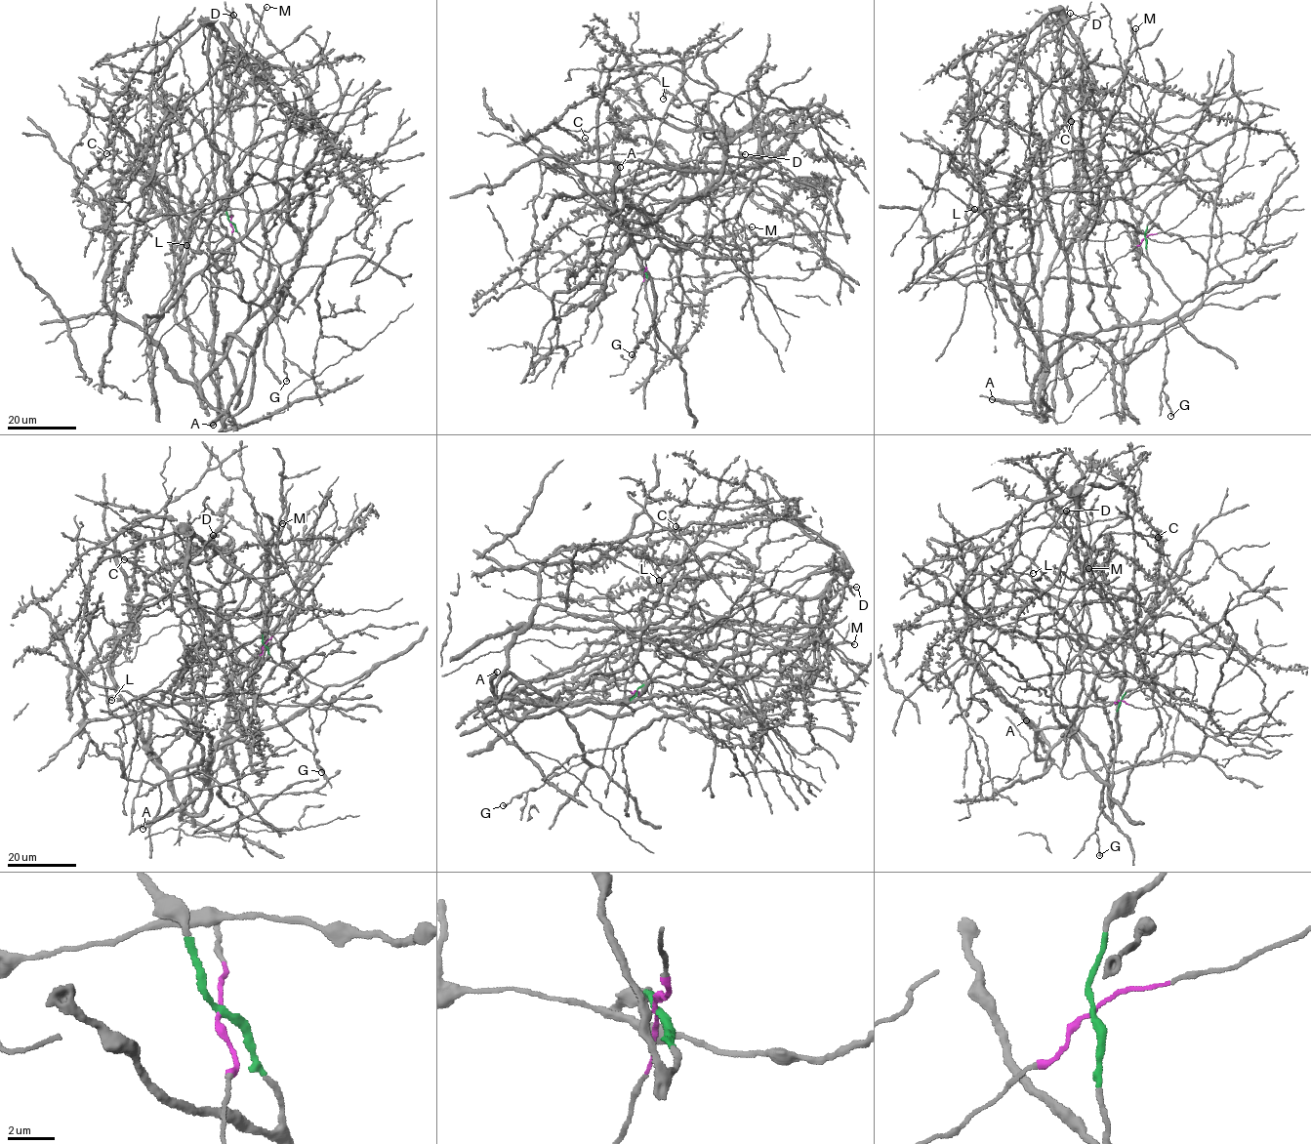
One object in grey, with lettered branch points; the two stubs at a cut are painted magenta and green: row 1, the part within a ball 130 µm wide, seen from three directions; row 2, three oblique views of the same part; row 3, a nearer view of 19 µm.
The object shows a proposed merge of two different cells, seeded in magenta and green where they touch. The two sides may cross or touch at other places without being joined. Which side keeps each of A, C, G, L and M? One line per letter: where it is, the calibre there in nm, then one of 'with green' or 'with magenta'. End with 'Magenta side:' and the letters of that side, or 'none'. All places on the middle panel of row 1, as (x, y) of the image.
A: place (620, 167); calibre 400 nm; with green
C: place (585, 138); calibre 220 nm; with magenta
G: place (632, 354); calibre 440 nm; with green
L: place (663, 99); calibre 150 nm; with green
M: place (752, 226); calibre 150 nm; with green
Magenta side: C

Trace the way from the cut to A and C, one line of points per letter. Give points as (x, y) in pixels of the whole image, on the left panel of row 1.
A: (230, 223), (278, 271), (268, 300), (201, 382), (220, 410), (213, 425)
C: (230, 223), (234, 258), (224, 269), (212, 273), (205, 242), (173, 216), (144, 235), (113, 287), (105, 153)

